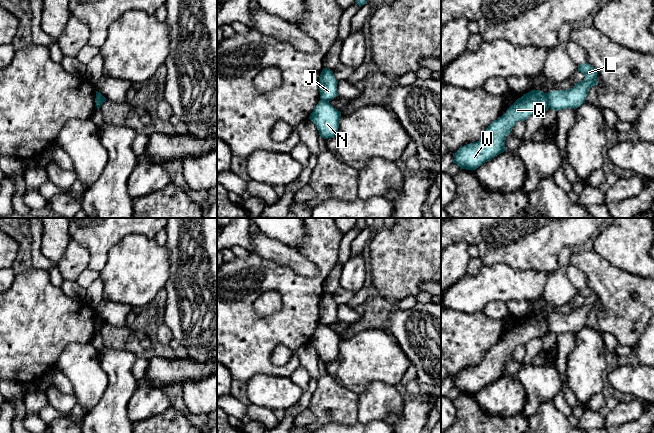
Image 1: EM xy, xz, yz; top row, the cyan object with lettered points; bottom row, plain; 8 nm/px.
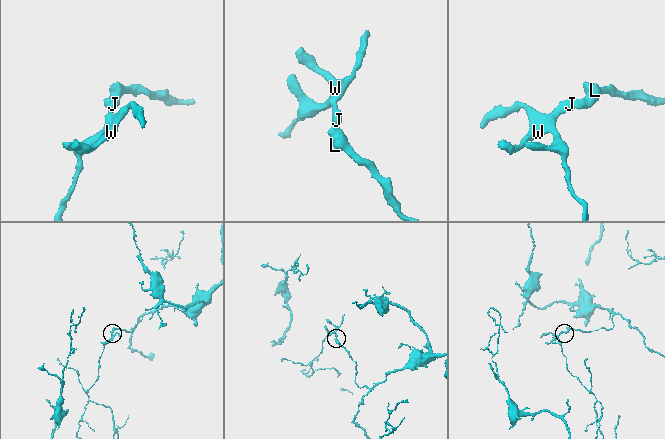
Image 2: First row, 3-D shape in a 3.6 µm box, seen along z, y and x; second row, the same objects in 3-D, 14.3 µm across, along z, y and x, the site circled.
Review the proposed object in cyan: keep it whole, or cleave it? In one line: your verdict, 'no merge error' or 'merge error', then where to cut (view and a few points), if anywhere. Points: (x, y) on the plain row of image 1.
merge error; cut in yz along (546, 318), (549, 331)

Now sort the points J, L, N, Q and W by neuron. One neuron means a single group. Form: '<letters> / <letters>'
J Q W / L N

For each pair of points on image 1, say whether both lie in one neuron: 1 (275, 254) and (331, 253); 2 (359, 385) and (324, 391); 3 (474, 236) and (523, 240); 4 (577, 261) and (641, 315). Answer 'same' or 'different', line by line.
1: different
2: different
3: same
4: same

